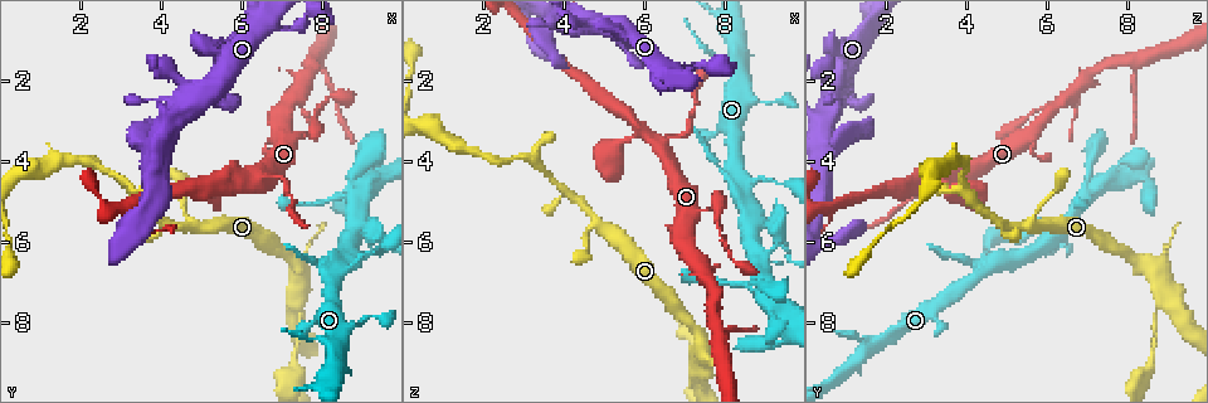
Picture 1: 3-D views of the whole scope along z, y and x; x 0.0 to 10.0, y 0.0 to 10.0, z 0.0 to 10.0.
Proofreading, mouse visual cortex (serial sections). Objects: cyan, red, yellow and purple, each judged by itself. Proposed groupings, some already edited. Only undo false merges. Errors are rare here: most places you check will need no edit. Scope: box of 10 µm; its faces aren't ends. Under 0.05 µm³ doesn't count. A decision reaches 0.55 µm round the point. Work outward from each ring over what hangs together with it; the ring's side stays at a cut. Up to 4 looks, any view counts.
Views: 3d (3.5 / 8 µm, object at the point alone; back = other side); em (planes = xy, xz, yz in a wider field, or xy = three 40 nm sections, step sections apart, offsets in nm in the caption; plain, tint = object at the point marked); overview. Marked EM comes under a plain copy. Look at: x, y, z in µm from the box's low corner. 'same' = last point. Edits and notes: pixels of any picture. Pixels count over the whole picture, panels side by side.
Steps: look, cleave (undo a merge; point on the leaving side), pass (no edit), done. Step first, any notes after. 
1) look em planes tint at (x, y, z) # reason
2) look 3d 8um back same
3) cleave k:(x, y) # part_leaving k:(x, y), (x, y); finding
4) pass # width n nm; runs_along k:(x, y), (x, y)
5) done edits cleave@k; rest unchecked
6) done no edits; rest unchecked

look 3d 3.5um at (9.35, 6.10, 4.50)

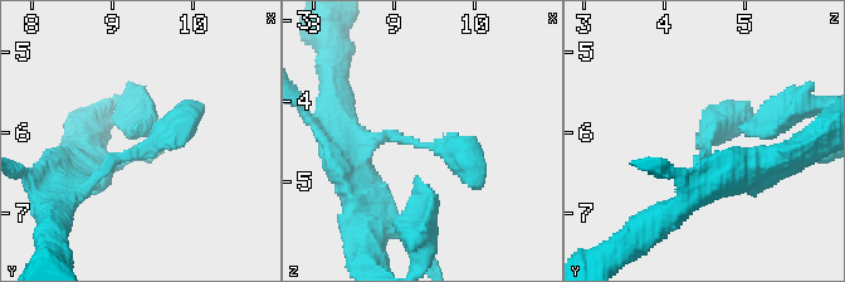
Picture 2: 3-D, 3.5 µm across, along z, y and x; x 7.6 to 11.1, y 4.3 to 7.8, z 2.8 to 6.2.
look em xy step 5 tint at (9.40, 6.15, 4.55) # arm_widths 150, 350 nm

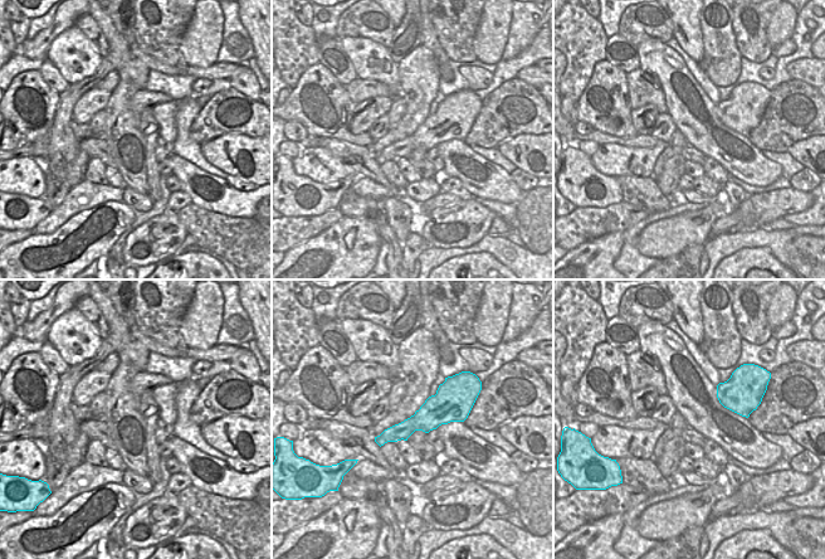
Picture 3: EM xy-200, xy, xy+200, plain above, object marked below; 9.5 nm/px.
pass # runs_along 2:(77, 189), (170, 135), (185, 103); continuous, no second cell

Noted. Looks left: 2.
look 3d 8um at (8.95, 5.65, 6.35) # side arm on a straight run

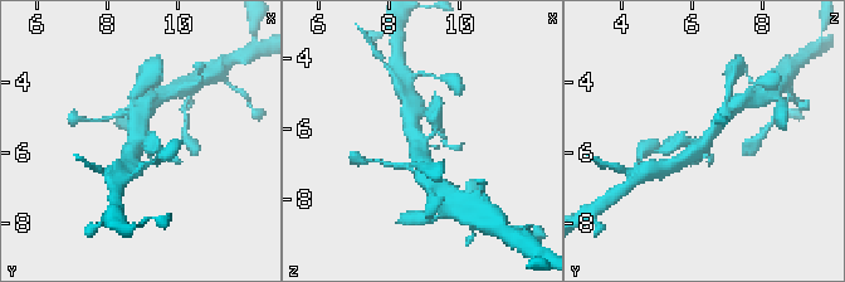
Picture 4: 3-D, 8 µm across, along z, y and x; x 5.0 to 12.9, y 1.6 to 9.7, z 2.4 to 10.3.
look em xy step 1 tint same

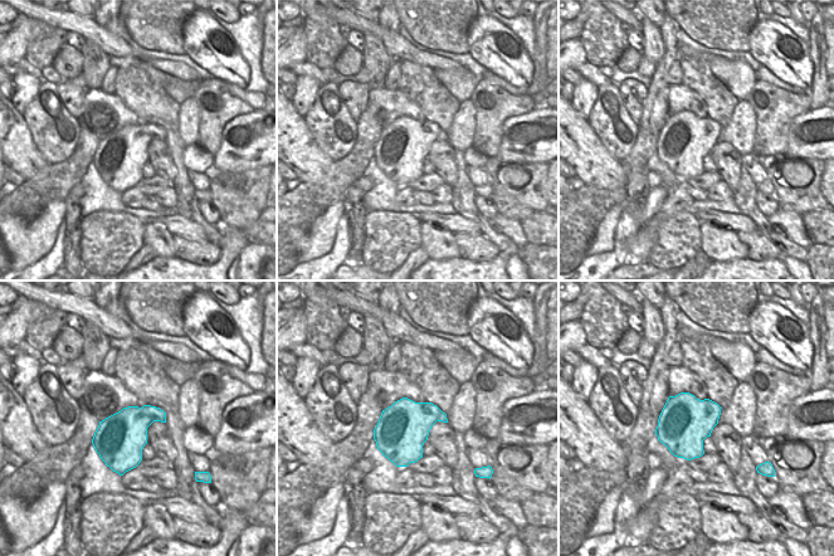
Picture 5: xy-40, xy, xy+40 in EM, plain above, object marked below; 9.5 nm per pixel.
pass # one cell here

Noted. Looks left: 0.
done no edits; rest unchecked

